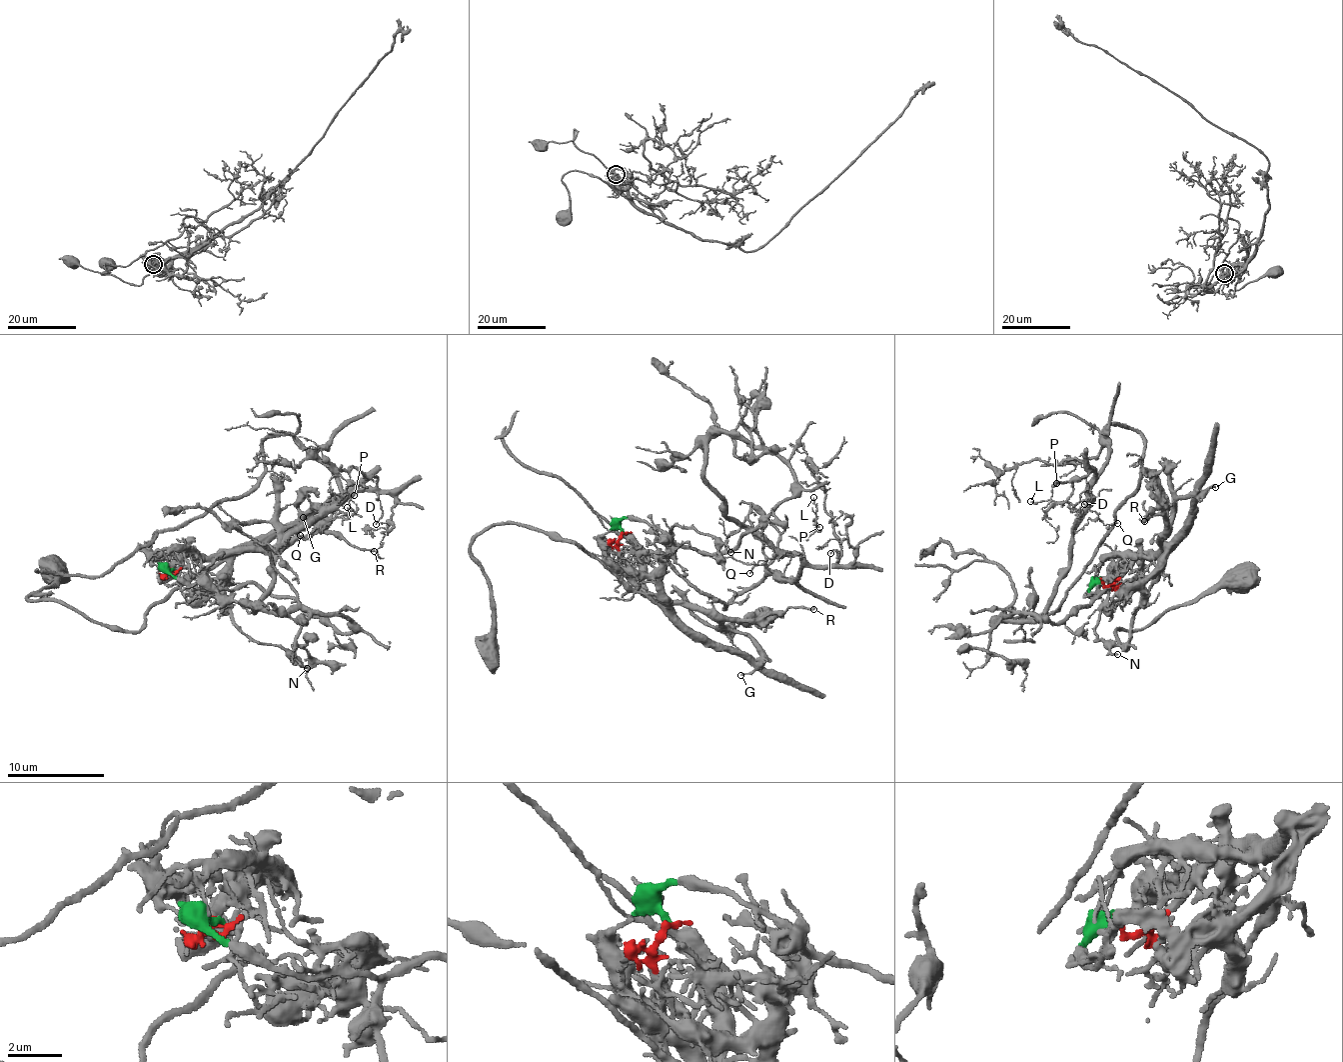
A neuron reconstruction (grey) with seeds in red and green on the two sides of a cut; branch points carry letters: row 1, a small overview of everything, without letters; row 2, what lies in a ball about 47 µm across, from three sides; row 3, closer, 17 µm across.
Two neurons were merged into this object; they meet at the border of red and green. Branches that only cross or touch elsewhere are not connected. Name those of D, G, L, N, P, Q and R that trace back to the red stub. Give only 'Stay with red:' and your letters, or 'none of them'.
Stay with red: G, R

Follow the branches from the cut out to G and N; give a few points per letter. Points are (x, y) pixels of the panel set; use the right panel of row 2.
G: (1101, 582), (1112, 585), (1138, 558), (1156, 552), (1180, 499), (1200, 492), (1211, 484), (1215, 488)
N: (1101, 582), (1089, 589), (1088, 594), (1091, 596), (1105, 592), (1108, 606), (1093, 631), (1097, 640), (1118, 653)

